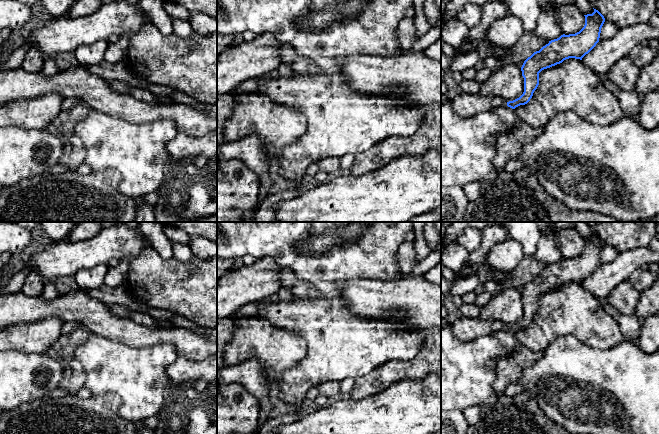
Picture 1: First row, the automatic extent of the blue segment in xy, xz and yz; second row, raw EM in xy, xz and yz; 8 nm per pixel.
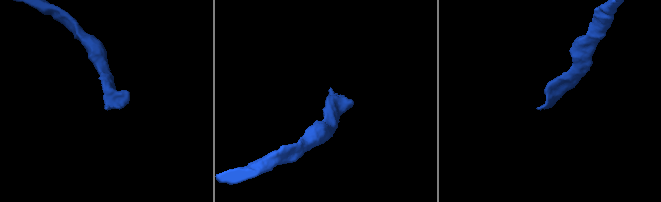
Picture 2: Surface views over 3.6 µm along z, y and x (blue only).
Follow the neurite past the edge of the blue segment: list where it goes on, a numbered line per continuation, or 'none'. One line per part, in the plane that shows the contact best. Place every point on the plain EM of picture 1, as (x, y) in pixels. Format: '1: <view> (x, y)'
1: yz (507, 340)

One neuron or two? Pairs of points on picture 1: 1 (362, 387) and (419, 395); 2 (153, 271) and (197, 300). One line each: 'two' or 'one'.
1: two
2: one

